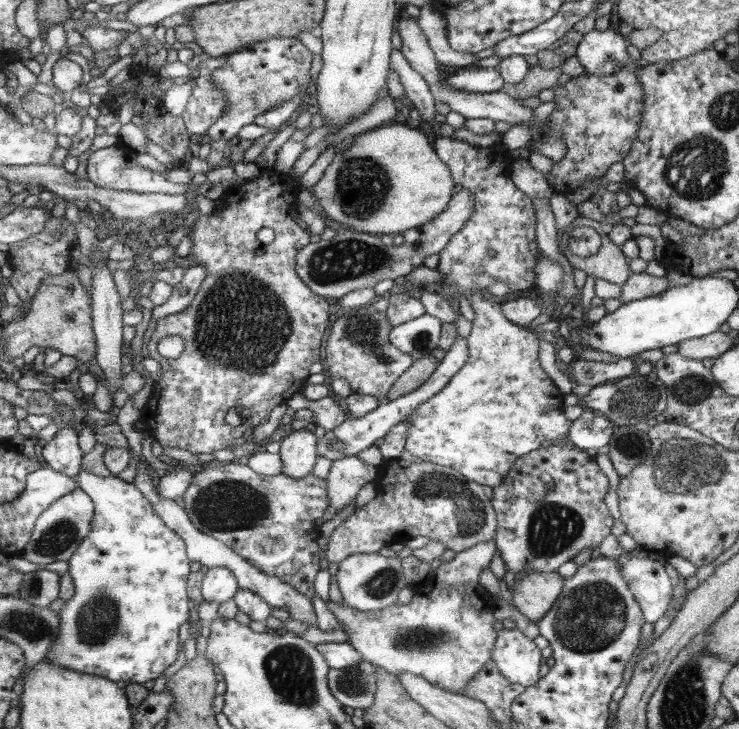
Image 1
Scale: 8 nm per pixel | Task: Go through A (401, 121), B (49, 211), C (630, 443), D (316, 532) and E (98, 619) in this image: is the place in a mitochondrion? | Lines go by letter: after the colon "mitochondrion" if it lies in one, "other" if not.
A: other
B: other
C: mitochondrion
D: other
E: mitochondrion

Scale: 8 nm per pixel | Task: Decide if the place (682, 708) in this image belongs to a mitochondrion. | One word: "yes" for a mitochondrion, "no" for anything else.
yes

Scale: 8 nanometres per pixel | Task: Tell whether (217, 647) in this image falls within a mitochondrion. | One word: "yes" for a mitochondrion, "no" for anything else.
no

